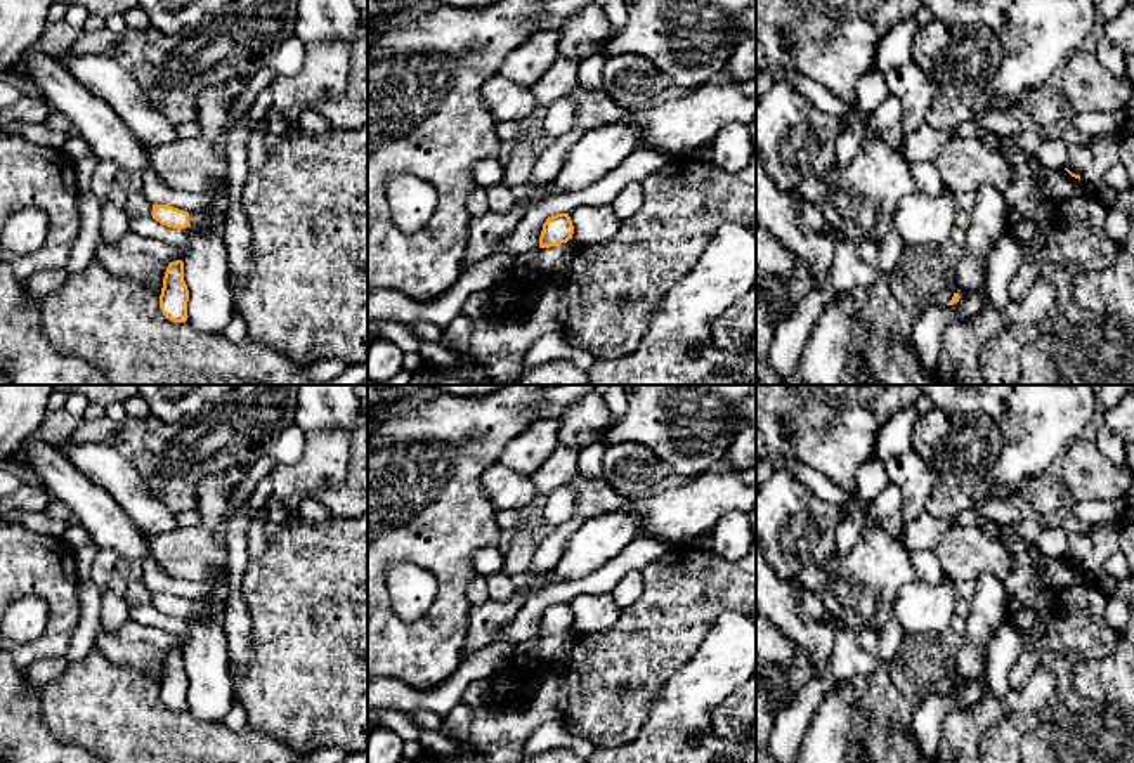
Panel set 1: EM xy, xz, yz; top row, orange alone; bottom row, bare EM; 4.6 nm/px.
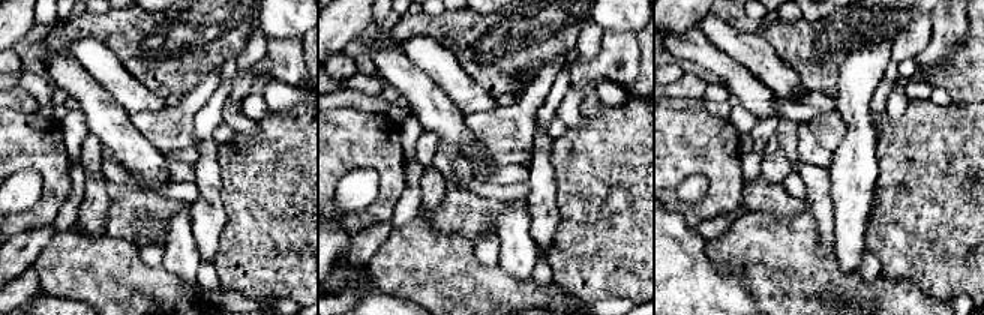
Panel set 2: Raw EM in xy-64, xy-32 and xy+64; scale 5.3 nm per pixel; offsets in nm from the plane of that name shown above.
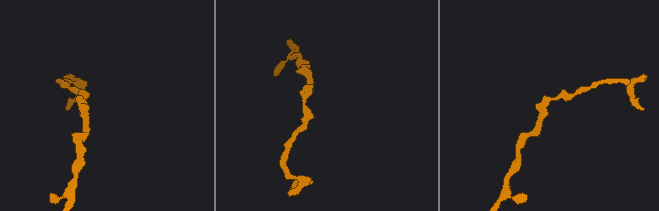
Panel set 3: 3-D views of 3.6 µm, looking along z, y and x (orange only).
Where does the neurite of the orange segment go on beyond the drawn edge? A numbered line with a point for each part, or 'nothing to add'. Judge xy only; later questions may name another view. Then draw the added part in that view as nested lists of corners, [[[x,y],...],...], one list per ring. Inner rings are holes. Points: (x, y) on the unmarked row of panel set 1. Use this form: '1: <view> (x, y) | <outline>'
1: xy (202, 602) | [[[208,595],[198,597],[198,598],[191,598],[189,600],[189,612],[198,612],[198,610],[206,610],[210,607],[210,598]]]

